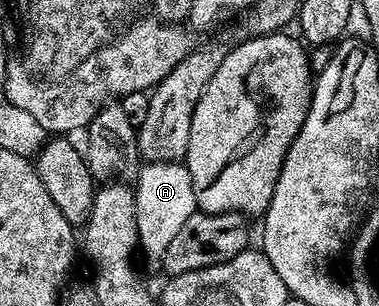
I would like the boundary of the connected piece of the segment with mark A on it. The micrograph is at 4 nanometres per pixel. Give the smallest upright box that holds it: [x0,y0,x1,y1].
[133,163,197,262]

